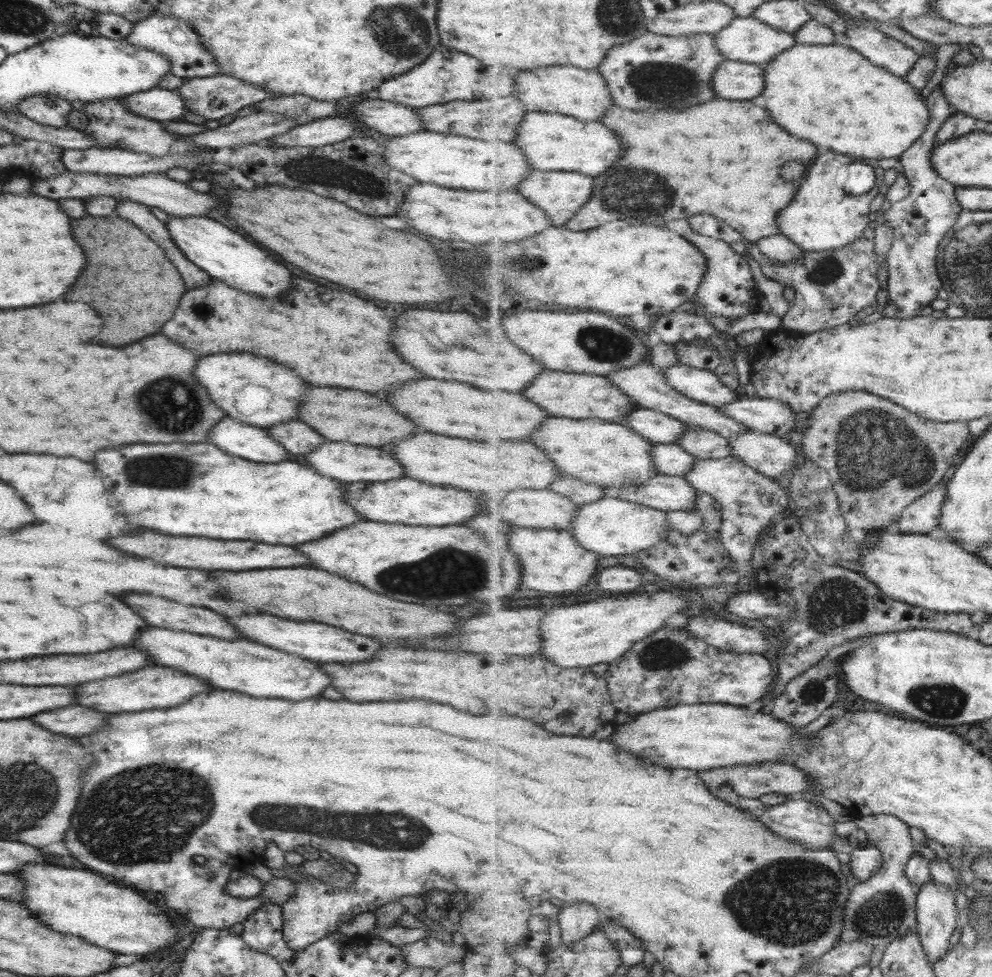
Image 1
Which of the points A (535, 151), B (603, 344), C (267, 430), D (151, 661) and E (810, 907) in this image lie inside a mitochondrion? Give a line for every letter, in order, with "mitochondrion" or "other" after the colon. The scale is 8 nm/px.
A: other
B: mitochondrion
C: other
D: other
E: mitochondrion

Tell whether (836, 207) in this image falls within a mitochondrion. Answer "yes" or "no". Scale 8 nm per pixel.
no

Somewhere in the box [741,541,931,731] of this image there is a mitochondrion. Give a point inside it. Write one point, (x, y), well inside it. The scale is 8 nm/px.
(835, 602)

